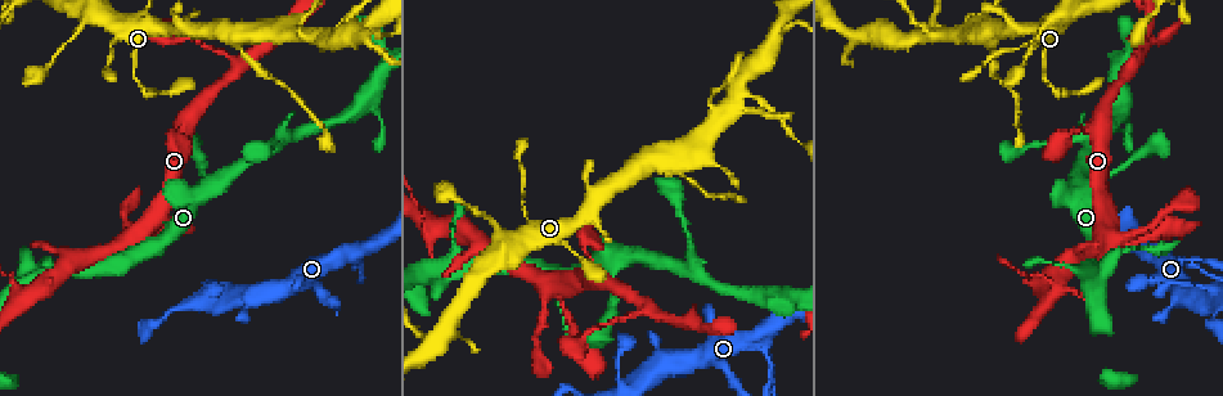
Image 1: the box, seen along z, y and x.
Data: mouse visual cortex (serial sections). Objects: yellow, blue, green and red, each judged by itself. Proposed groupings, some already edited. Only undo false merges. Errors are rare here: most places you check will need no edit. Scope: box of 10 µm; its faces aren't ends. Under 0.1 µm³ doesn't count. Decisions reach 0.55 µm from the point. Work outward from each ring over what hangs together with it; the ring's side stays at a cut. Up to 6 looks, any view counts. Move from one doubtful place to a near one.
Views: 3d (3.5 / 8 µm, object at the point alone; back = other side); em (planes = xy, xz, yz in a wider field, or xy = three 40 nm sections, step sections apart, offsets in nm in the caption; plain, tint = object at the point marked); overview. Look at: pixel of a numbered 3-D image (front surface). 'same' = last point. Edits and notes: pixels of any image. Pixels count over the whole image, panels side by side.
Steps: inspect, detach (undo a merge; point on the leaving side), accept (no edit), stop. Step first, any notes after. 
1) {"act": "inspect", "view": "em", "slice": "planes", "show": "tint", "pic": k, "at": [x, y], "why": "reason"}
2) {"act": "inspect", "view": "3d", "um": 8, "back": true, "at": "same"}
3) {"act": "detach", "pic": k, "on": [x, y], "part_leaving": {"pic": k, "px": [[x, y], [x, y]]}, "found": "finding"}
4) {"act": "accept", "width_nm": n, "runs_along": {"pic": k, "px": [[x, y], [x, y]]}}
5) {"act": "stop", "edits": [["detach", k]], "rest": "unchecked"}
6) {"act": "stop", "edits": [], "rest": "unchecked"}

{"act": "inspect", "view": "3d", "um": 3.5, "pic": 1, "at": [278, 151], "why": "sudden change in width"}

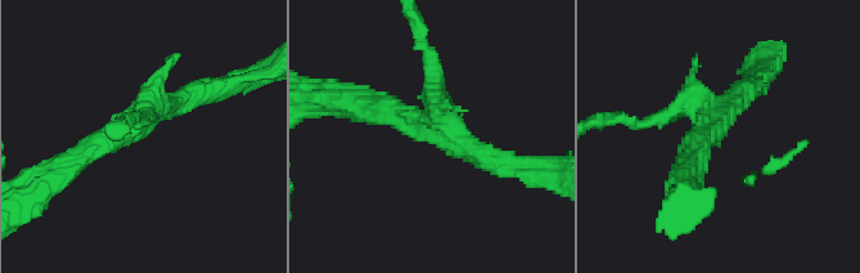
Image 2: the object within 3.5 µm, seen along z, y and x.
{"act": "inspect", "view": "em", "slice": "xy", "step": 3, "show": "tint", "pic": 2, "at": [131, 131], "why": "need the tissue"}

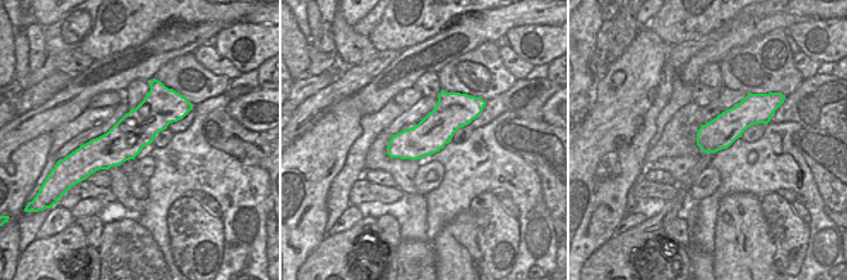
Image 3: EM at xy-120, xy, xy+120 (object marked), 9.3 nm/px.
{"act": "accept", "found": "all the same cell"}

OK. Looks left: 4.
{"act": "inspect", "view": "3d", "um": 8, "back": true, "pic": 1, "at": [363, 263], "why": "narrows sharply"}

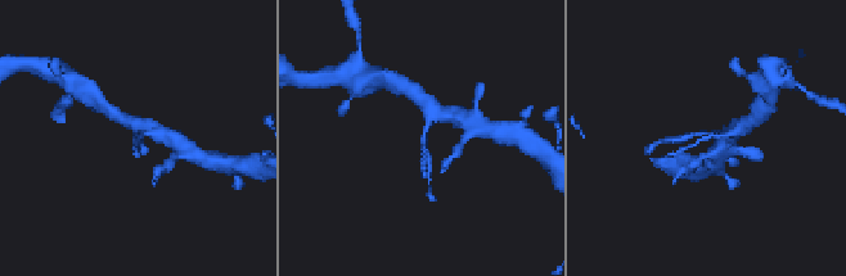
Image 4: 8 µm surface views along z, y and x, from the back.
{"act": "inspect", "view": "3d", "um": 3.5, "at": "same"}

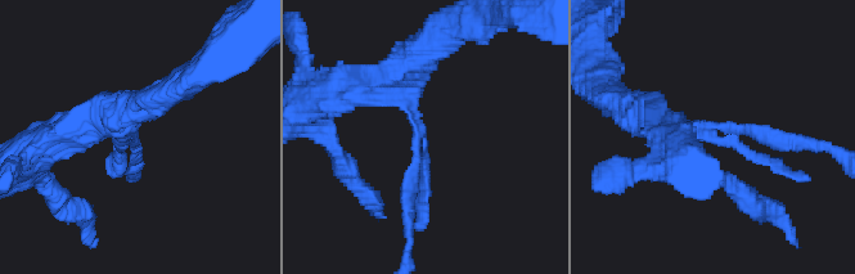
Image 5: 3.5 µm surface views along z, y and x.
{"act": "inspect", "view": "em", "slice": "xy", "step": 5, "show": "tint", "pic": 5, "at": [715, 125], "arms": 3, "arm_widths_nm": [150, 200, 400]}

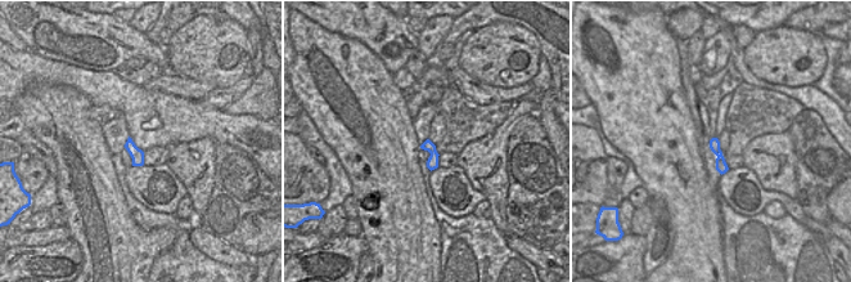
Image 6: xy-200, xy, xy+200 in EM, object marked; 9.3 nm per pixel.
{"act": "accept", "width_nm": 110, "runs_along": {"pic": 5, "px": [[365, 85], [417, 115], [413, 207]]}, "found": "one cell here"}

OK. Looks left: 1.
{"act": "stop", "edits": [], "rest": "unchecked"}

